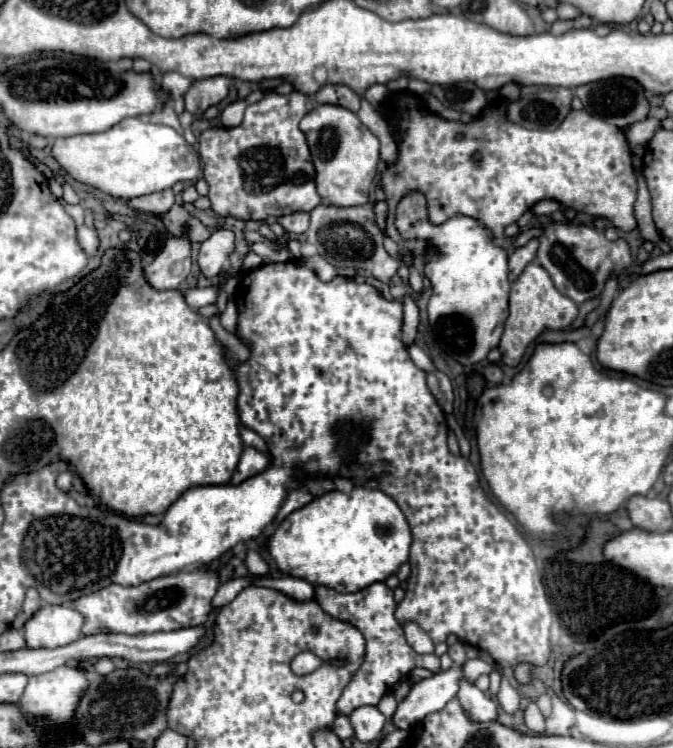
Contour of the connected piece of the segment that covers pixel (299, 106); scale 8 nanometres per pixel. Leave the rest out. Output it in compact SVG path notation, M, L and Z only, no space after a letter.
M291 92L287 96L265 94L259 102L247 106L245 118L237 128L209 128L199 136L199 156L205 166L203 176L209 182L209 200L211 208L219 216L263 220L271 214L281 216L295 210L311 212L321 204L321 196L315 190L315 168L311 154L305 142L305 134L299 130L301 118L313 108L313 98L299 92Z

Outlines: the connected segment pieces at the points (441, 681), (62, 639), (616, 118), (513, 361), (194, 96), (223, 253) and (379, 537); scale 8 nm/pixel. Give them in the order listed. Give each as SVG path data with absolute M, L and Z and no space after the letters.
M453 666L447 672L435 672L431 678L413 684L409 694L397 704L391 724L399 730L413 732L423 722L425 714L439 712L451 698L457 696L461 676L463 670Z
M43 606L25 624L27 648L57 648L81 638L85 618L73 606Z
M609 78L609 80L595 82L595 84L577 86L575 96L583 102L583 108L587 112L591 112L593 116L601 116L603 120L607 120L609 124L613 124L617 128L625 128L635 122L643 122L651 108L651 104L645 96L645 88L639 86L637 80L633 80L633 78Z
M529 264L521 272L521 276L511 284L511 294L509 294L509 316L503 326L503 336L499 342L499 352L503 354L503 364L507 366L517 366L519 360L523 358L527 346L535 342L535 338L543 330L561 330L569 328L573 320L577 318L577 306L571 298L561 294L553 280L549 278L549 272L541 264Z
M215 76L193 82L185 92L185 108L199 120L209 106L219 104L227 96L227 88L229 88L227 76Z
M227 228L213 230L211 236L205 242L201 242L199 248L197 262L201 272L207 278L217 276L233 252L235 252L235 232Z
M355 486L349 494L333 490L327 492L309 506L295 510L277 526L277 530L267 540L267 550L277 568L289 576L303 578L313 586L329 586L337 592L357 592L373 582L383 582L397 572L401 564L409 560L411 548L411 530L405 520L405 514L393 498L381 490L371 490L365 486Z

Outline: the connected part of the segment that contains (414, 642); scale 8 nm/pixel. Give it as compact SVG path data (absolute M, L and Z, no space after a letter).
M405 622L403 624L403 634L409 642L409 646L419 652L419 654L433 654L435 644L431 642L431 638L421 630L421 626L417 626L417 622Z

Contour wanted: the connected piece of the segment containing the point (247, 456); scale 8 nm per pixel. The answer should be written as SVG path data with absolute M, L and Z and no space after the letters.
M245 448L245 452L237 464L237 470L231 478L231 484L241 484L243 480L251 478L253 474L261 474L261 470L265 470L267 466L269 466L267 454L257 452L255 448Z

